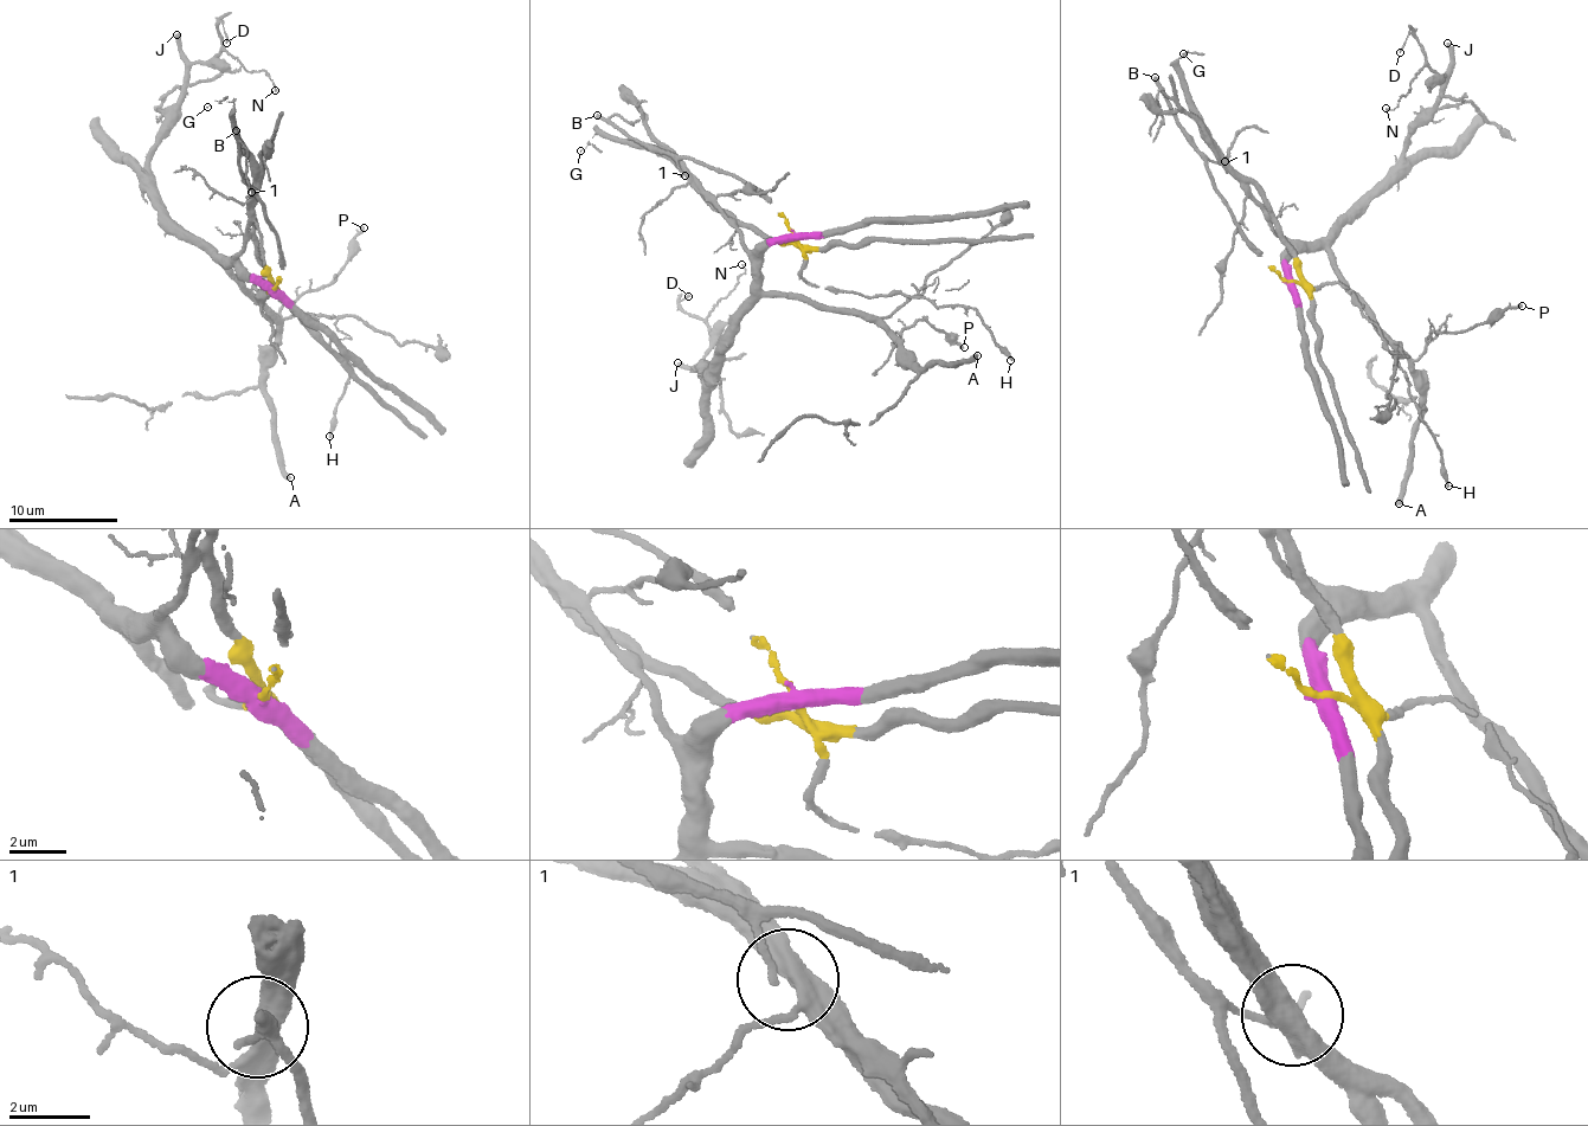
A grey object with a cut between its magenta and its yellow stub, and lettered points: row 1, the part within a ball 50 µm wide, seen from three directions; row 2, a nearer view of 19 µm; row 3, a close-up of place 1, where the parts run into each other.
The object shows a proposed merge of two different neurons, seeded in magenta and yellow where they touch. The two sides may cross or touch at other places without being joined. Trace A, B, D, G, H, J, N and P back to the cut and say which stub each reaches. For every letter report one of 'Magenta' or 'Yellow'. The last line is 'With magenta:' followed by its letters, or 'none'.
A: Magenta
B: Yellow
D: Magenta
G: Yellow
H: Yellow
J: Magenta
N: Magenta
P: Magenta
With magenta: A, D, J, N, P

